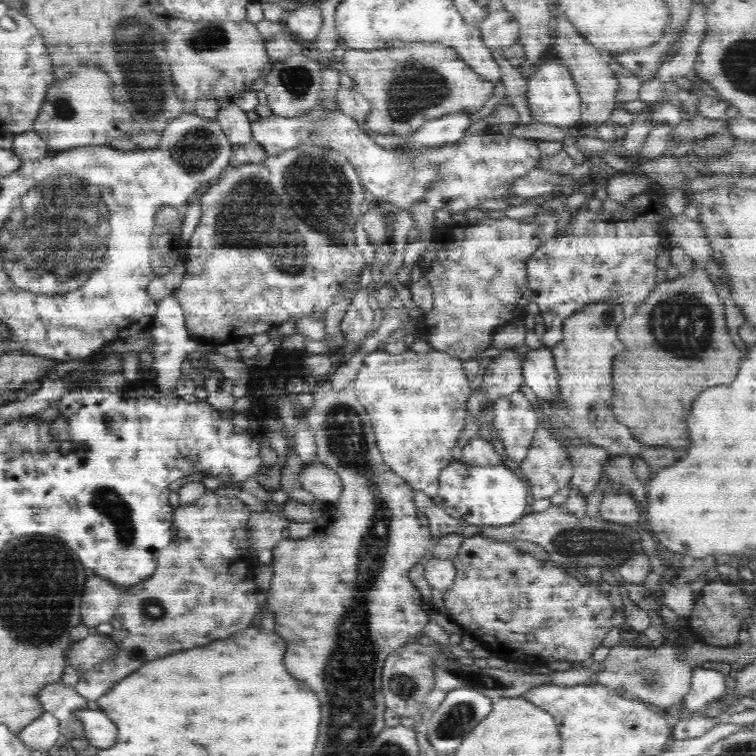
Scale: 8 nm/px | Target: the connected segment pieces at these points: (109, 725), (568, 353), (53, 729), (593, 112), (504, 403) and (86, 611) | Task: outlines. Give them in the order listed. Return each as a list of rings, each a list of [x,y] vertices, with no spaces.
[[[78,709],[73,715],[83,724],[90,748],[110,748],[117,741],[117,726],[100,709]]]
[[[614,300],[592,301],[580,308],[578,312],[574,312],[572,316],[568,316],[562,324],[562,337],[551,349],[554,355],[554,364],[559,378],[560,399],[556,403],[548,402],[545,410],[552,422],[558,421],[566,428],[572,428],[574,434],[580,438],[580,442],[584,445],[601,446],[605,448],[610,455],[638,455],[642,450],[642,444],[636,442],[630,434],[630,430],[626,426],[616,426],[616,424],[608,424],[606,422],[606,414],[610,416],[610,408],[612,408],[612,360],[618,352],[622,352],[624,344],[618,340],[618,326],[625,319],[621,304],[617,304]]]
[[[44,712],[40,718],[22,728],[18,735],[34,752],[46,751],[47,754],[50,748],[62,744],[58,719],[50,712]]]
[[[558,16],[558,22],[555,22],[554,28],[554,48],[558,53],[558,60],[563,62],[563,65],[569,69],[573,76],[579,97],[581,100],[581,116],[578,125],[584,128],[584,131],[595,132],[602,124],[607,124],[611,112],[616,109],[616,91],[618,88],[617,76],[612,73],[605,55],[598,48],[592,46],[580,32],[566,19],[564,16]]]
[[[513,392],[493,404],[493,426],[505,446],[507,458],[522,462],[530,450],[539,419],[532,402],[522,393]]]
[[[98,575],[87,577],[85,584],[81,608],[82,624],[88,628],[109,625],[117,614],[124,590]]]

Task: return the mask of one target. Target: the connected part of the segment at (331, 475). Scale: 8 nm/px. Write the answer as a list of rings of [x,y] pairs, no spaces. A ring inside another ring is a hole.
[[[312,462],[298,474],[298,482],[306,492],[312,492],[315,499],[322,506],[330,507],[336,504],[342,496],[342,479],[334,470],[322,465],[320,462]]]

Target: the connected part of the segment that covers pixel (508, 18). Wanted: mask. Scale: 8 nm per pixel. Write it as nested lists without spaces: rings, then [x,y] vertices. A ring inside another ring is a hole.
[[[508,11],[490,12],[479,27],[483,43],[490,51],[512,46],[520,39],[520,26]]]

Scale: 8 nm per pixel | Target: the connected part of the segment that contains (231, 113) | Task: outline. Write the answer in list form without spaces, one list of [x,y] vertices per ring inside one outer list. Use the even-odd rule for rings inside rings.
[[[231,99],[228,105],[219,108],[216,120],[234,146],[253,140],[251,132],[253,122],[248,118],[246,111],[240,109]]]

